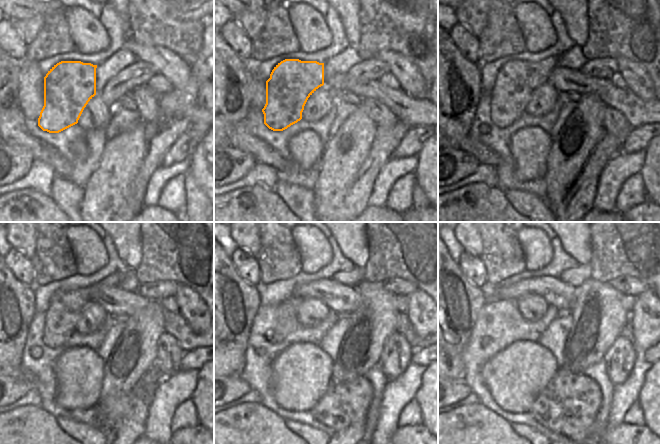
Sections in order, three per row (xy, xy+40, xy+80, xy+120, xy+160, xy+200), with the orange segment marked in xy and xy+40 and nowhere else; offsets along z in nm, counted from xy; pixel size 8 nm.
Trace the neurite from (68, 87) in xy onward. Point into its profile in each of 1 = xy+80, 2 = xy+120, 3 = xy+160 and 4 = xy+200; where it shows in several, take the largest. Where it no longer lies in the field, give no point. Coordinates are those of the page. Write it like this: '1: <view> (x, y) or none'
1: xy+80 (516, 80)
2: xy+120 (61, 318)
3: xy+160 (286, 320)
4: xy+200 (574, 277)

